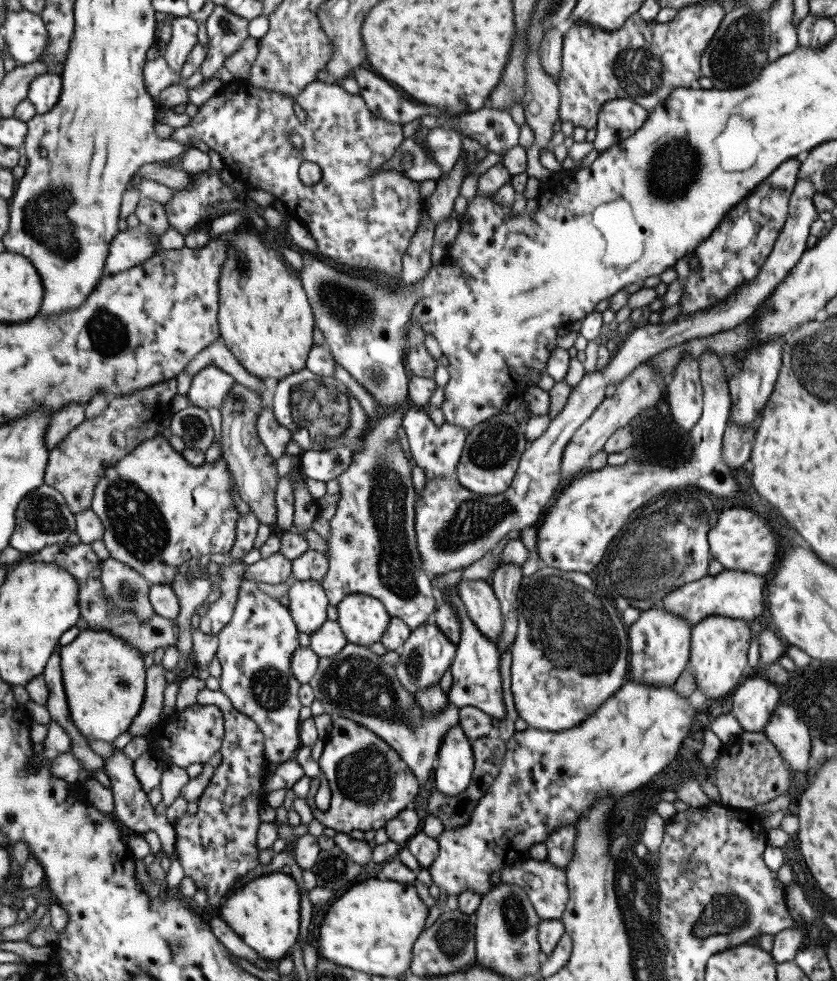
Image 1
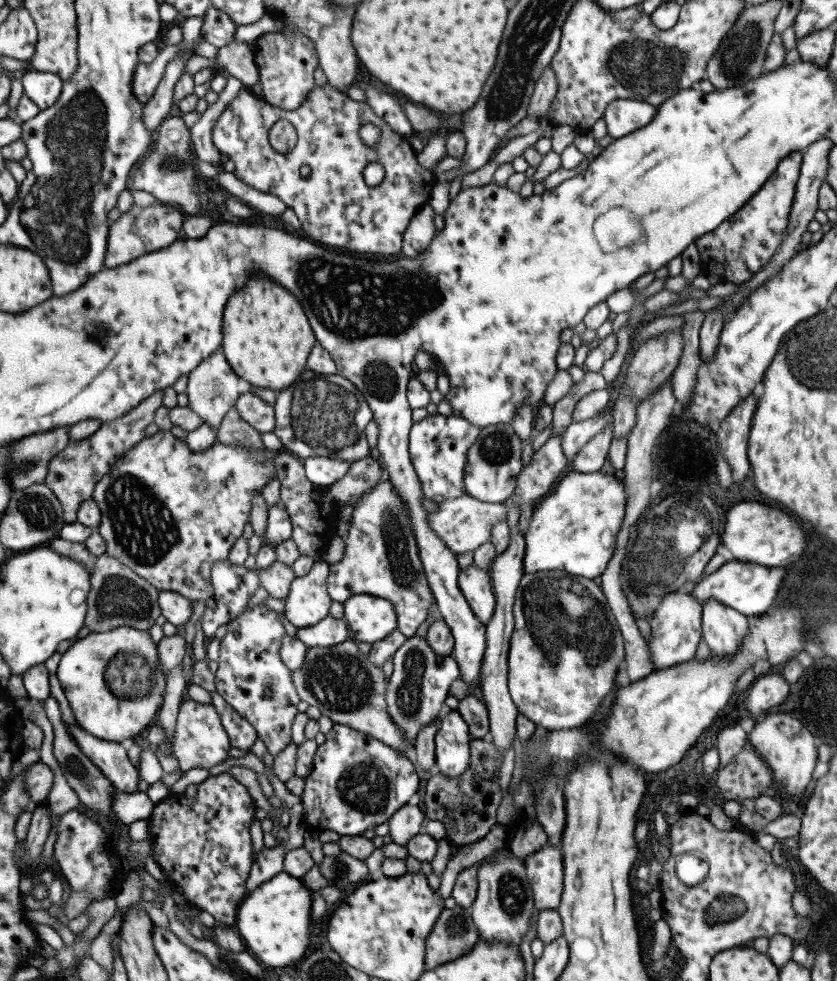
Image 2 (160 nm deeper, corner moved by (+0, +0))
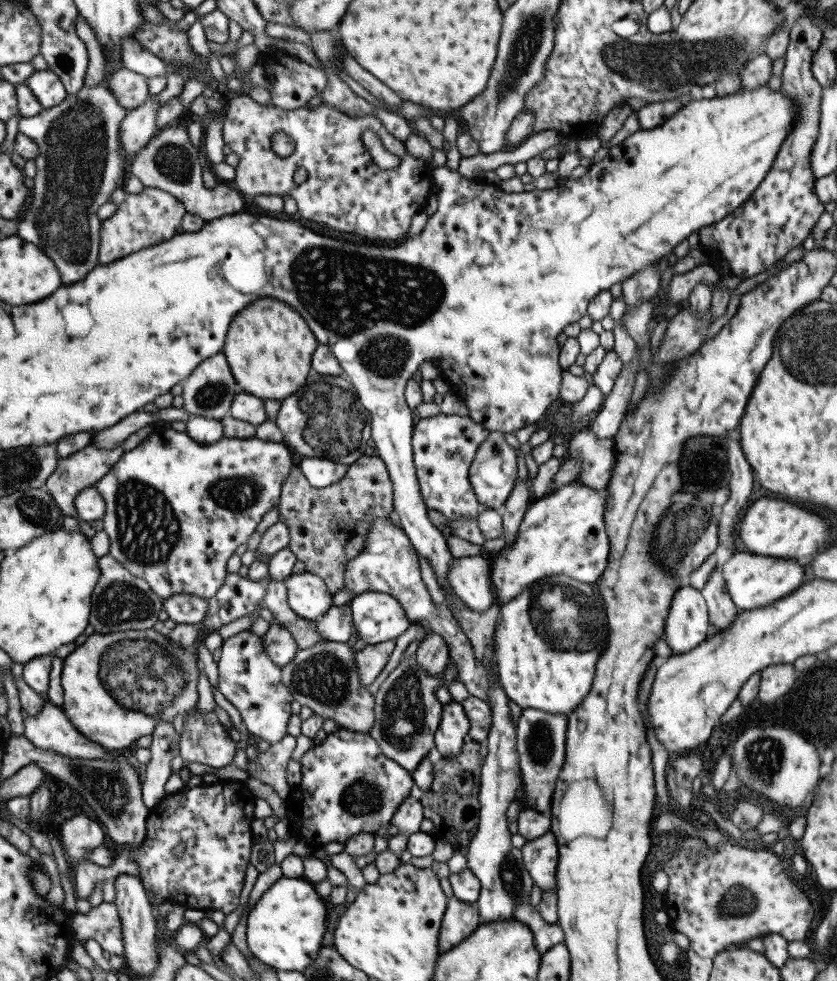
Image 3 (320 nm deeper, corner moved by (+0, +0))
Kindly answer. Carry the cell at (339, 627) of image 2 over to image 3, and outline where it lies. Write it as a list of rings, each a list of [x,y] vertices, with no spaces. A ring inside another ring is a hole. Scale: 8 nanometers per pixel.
[[[331,605],[316,621],[316,631],[325,641],[347,642],[352,630],[354,624],[350,608],[345,605]]]

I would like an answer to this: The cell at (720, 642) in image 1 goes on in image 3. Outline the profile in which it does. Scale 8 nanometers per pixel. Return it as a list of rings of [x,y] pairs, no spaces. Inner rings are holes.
[[[713,570],[701,587],[700,593],[705,601],[708,622],[713,624],[717,631],[727,628],[739,609],[727,594],[722,572]]]

